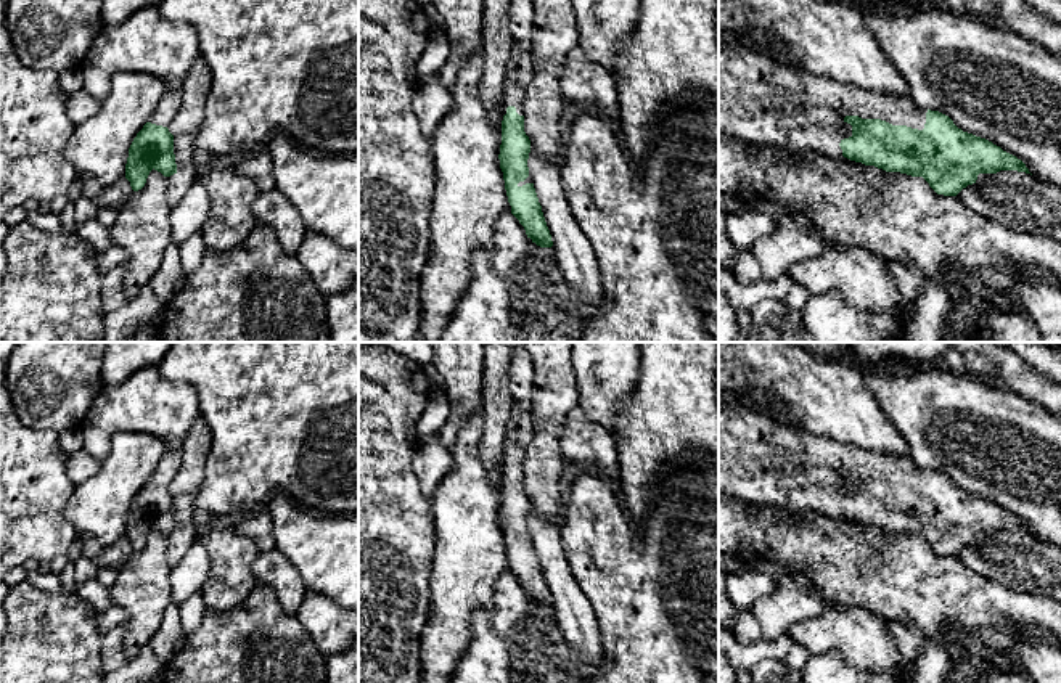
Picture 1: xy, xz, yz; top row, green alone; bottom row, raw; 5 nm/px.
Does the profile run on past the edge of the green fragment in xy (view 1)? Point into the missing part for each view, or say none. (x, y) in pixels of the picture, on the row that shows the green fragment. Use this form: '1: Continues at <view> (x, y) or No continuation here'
1: Continues at xy (169, 103)

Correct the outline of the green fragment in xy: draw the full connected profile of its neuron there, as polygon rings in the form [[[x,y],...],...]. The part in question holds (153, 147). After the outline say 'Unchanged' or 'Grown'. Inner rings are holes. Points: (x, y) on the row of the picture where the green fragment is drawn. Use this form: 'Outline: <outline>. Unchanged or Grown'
Outline: [[[180,90],[166,92],[150,121],[133,138],[125,164],[125,178],[130,182],[133,191],[145,186],[153,169],[164,177],[177,174],[174,135],[167,127],[170,125],[180,103]]]. Grown

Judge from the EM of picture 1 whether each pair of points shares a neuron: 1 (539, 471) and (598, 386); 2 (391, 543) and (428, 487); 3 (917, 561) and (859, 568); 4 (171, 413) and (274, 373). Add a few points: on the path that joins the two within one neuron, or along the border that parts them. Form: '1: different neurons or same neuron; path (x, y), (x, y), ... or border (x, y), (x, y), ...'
1: different neurons; border (573, 365), (579, 402)
2: different neurons; border (413, 457), (412, 468), (420, 490), (430, 500)
3: same neuron; path (902, 568), (873, 568)
4: different neurons; border (167, 380), (185, 381), (193, 389), (200, 417)

